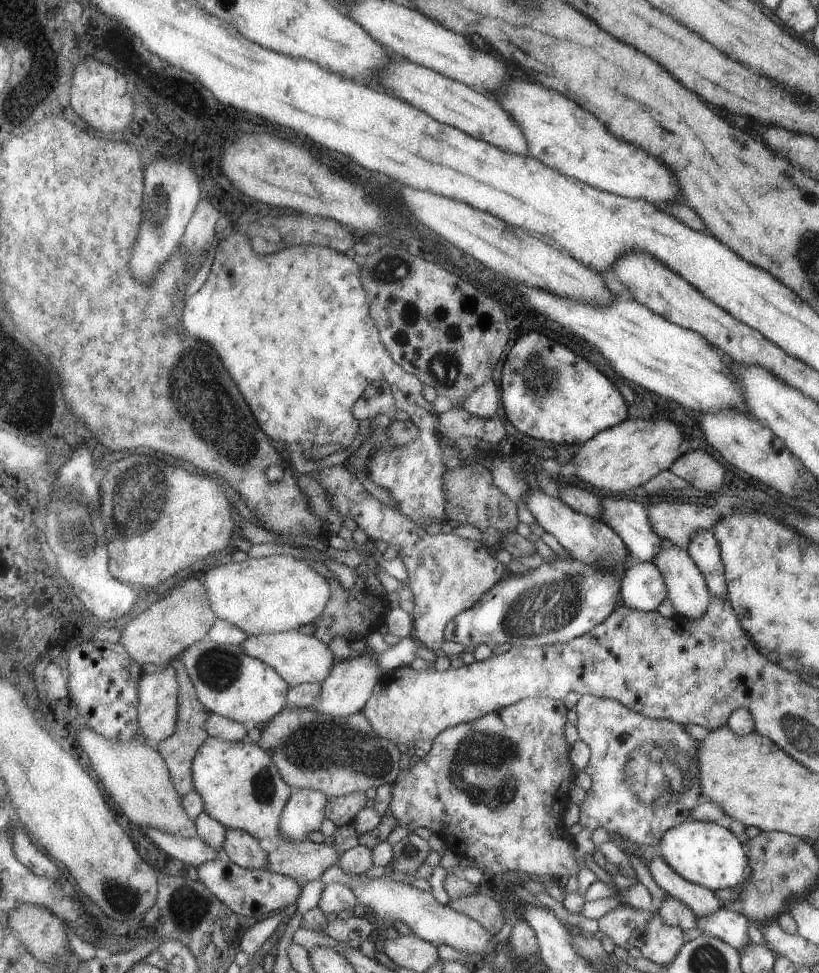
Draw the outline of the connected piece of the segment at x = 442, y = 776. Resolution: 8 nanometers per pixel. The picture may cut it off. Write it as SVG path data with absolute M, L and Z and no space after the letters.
M532 697L525 698L516 704L507 706L500 710L495 710L478 720L469 723L459 724L449 730L445 730L435 738L431 750L420 759L417 759L414 764L403 770L398 780L393 784L393 802L389 806L389 812L386 815L392 815L397 820L397 829L402 833L410 833L417 828L429 828L443 835L447 835L447 840L451 844L455 844L456 852L465 854L465 857L473 859L475 866L482 872L496 879L502 873L509 871L518 871L525 878L551 878L552 880L563 883L569 879L569 876L577 876L579 874L579 860L571 856L571 852L563 854L567 850L567 842L555 842L557 838L567 838L565 830L561 828L563 822L563 814L565 808L569 804L569 788L573 778L577 776L577 769L573 768L571 762L572 745L565 738L565 724L569 718L569 709L567 709L565 700L555 700L550 697Z

